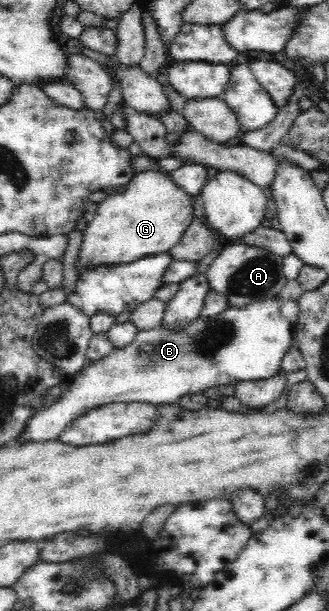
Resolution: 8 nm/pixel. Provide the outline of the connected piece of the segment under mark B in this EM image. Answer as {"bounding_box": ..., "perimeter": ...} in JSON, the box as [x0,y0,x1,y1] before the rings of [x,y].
{"bounding_box":[16,297,294,442],"perimeter":[[[273,297],[255,301],[243,307],[229,307],[208,320],[200,315],[183,330],[169,330],[164,326],[158,326],[156,329],[139,331],[129,345],[86,366],[59,398],[45,400],[43,407],[28,420],[24,431],[19,433],[16,440],[20,442],[55,441],[67,425],[72,424],[74,420],[90,410],[105,404],[141,402],[155,406],[178,405],[183,395],[199,394],[199,391],[215,385],[268,380],[281,370],[283,355],[293,345],[292,338],[294,338],[292,324],[281,314],[280,301]]]}

